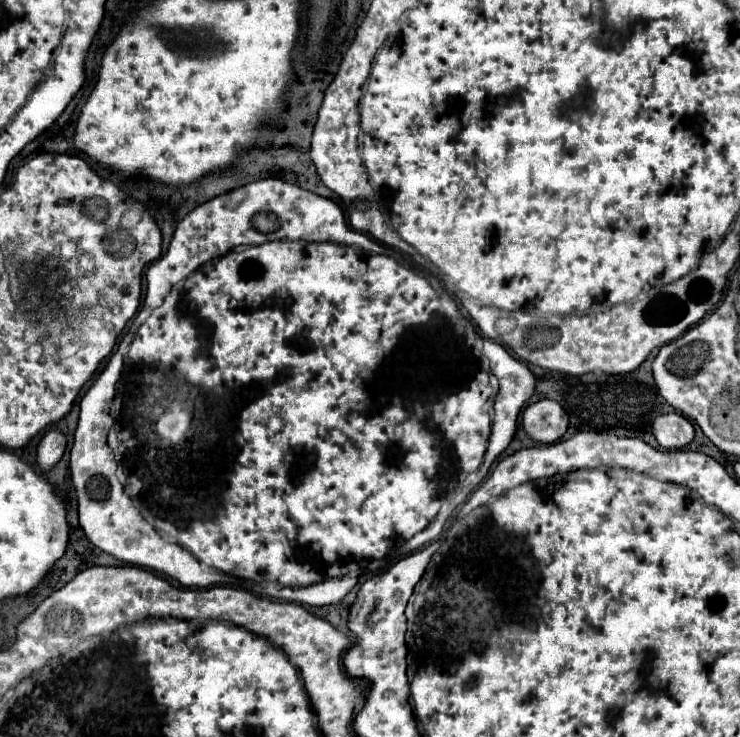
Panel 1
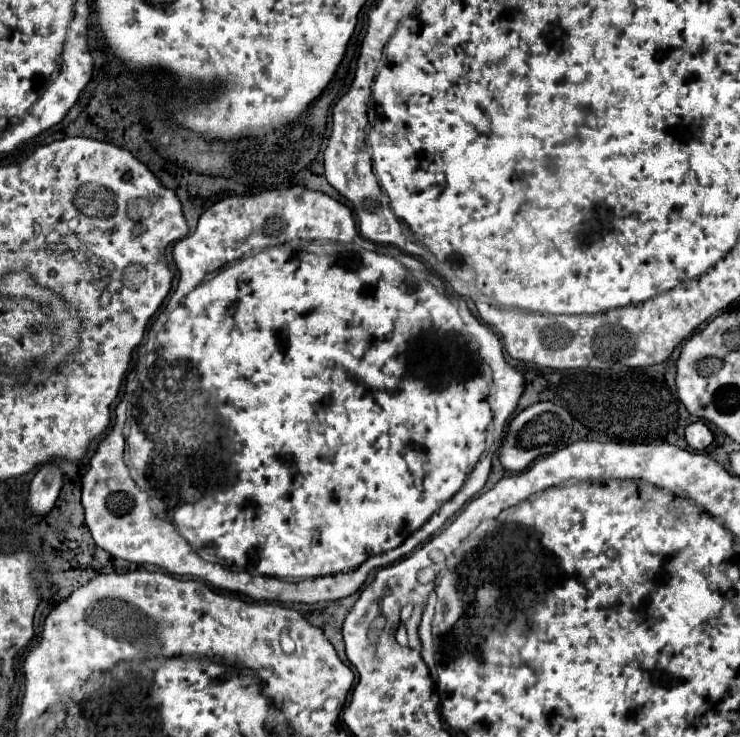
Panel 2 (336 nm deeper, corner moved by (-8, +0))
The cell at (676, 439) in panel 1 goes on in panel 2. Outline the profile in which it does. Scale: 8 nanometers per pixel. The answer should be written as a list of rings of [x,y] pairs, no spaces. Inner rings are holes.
[[[696,421],[696,423],[690,423],[686,427],[686,441],[694,449],[706,449],[714,441],[714,435],[706,423]]]

